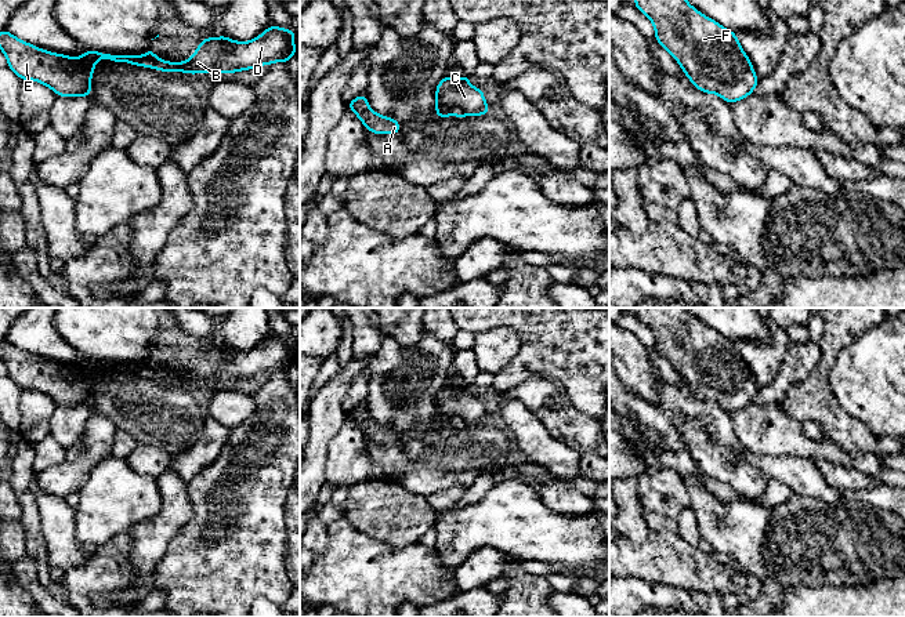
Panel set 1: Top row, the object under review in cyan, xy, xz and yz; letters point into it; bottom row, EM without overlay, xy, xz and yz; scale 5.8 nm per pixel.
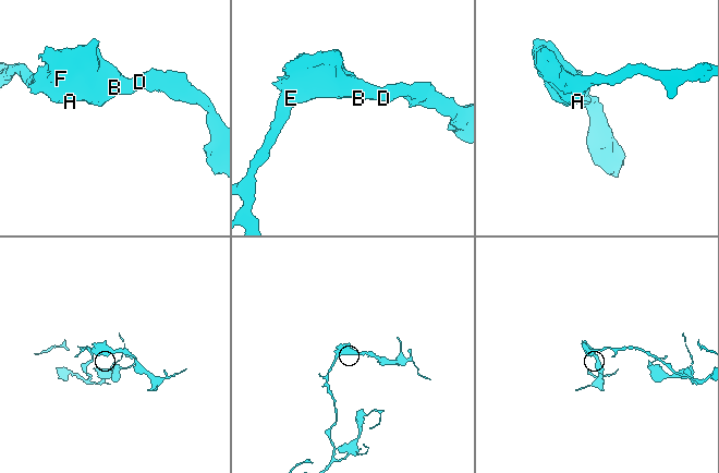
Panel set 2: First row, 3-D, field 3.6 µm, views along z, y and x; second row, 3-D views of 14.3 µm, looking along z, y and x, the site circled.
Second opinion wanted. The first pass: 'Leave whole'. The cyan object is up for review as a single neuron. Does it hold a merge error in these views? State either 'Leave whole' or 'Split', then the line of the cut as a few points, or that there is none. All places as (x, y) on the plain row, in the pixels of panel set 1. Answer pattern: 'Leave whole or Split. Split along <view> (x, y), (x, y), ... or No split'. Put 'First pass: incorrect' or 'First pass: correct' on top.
First pass: correct
Leave whole. No split

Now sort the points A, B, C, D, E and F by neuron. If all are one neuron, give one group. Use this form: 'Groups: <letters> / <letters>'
Groups: A B C D E F

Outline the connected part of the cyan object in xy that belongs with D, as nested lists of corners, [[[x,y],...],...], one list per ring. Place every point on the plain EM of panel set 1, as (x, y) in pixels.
[[[269,334],[250,351],[235,351],[225,345],[203,346],[195,363],[185,371],[169,371],[158,367],[153,359],[141,364],[111,364],[87,359],[82,366],[48,362],[29,353],[8,340],[0,341],[0,359],[7,375],[21,389],[35,389],[51,398],[57,406],[93,406],[91,385],[98,369],[145,375],[169,382],[236,382],[274,371],[287,373],[298,360],[294,358],[296,341]]]

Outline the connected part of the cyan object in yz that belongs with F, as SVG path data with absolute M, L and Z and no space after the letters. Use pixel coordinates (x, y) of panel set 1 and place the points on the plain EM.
M634 308L634 315L651 329L658 353L670 362L699 400L717 403L730 414L754 400L759 388L735 341L703 324L685 308Z

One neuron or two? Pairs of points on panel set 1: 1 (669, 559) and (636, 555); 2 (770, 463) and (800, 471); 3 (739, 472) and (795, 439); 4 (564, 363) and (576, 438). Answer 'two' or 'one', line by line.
1: one
2: one
3: two
4: two

